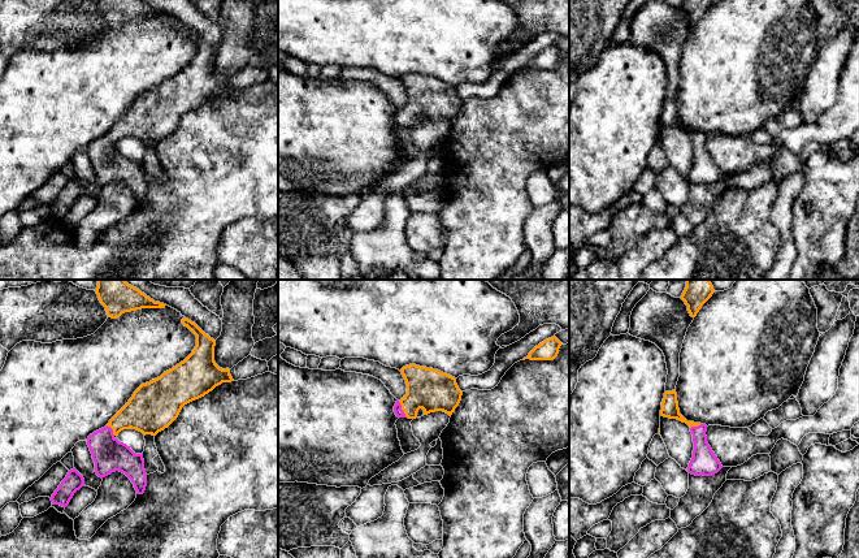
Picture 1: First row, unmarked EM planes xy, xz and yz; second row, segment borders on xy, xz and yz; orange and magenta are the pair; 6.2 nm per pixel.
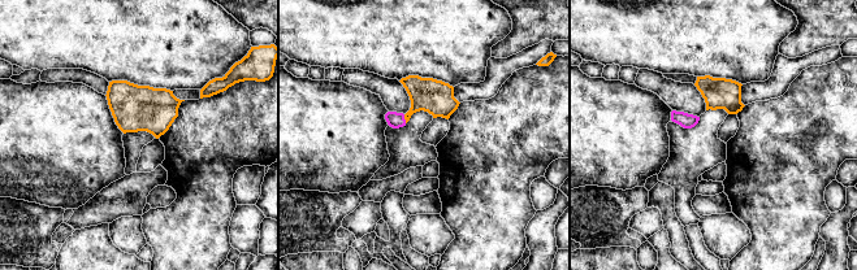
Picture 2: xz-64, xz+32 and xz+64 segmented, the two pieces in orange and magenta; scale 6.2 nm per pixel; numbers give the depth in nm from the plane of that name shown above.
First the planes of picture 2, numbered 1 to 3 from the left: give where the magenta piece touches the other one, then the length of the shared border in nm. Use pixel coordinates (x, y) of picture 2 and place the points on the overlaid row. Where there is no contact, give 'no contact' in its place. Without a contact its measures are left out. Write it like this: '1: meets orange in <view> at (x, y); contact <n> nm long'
1: no contact
2: meets orange in xz+32 at (405, 118); contact 60 nm long
3: no contact

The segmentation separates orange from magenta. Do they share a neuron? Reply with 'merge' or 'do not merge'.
merge

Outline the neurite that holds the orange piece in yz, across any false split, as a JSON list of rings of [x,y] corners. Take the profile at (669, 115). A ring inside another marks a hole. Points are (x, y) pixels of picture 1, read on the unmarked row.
[[[676,98],[665,100],[661,111],[660,124],[669,127],[677,127],[690,135],[693,143],[694,159],[689,172],[687,181],[695,185],[712,185],[717,182],[723,174],[711,155],[707,151],[707,134],[694,130],[687,130],[681,122],[677,111]]]

